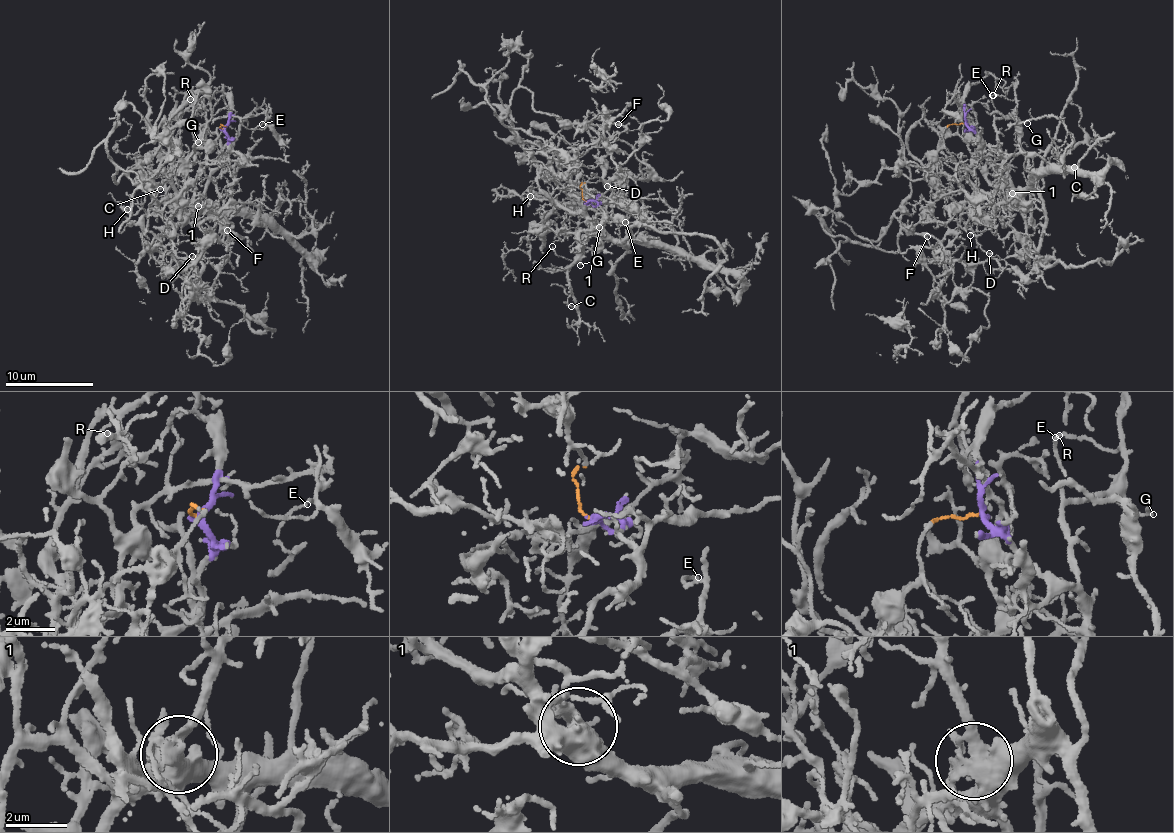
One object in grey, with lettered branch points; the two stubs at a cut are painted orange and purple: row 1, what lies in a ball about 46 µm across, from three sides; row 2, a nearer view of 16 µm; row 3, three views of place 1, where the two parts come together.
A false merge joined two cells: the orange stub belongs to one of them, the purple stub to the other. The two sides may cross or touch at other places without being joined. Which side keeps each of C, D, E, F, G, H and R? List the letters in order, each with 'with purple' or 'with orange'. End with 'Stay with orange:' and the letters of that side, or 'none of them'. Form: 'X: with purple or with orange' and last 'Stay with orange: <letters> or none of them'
C: with purple
D: with orange
E: with purple
F: with orange
G: with purple
H: with purple
R: with purple
Stay with orange: D, F

